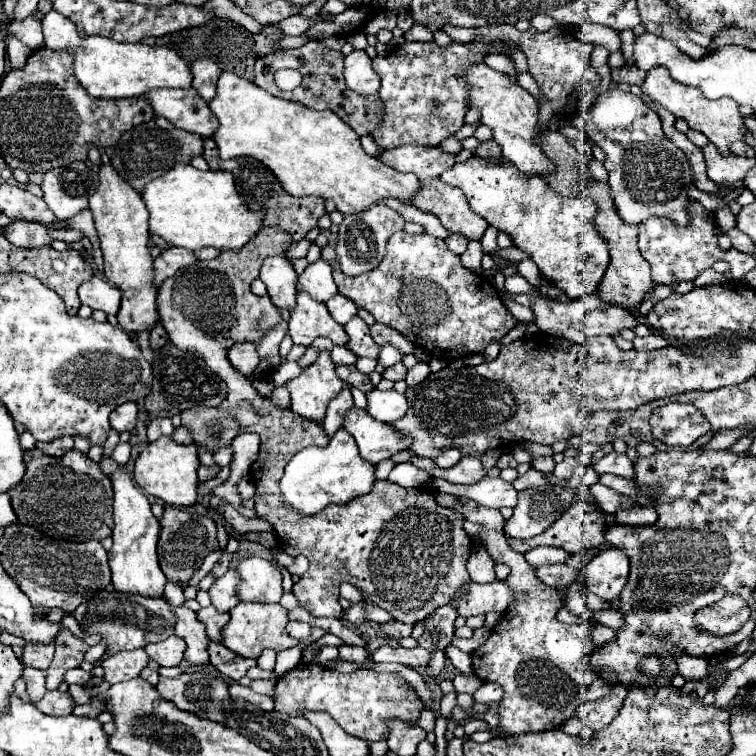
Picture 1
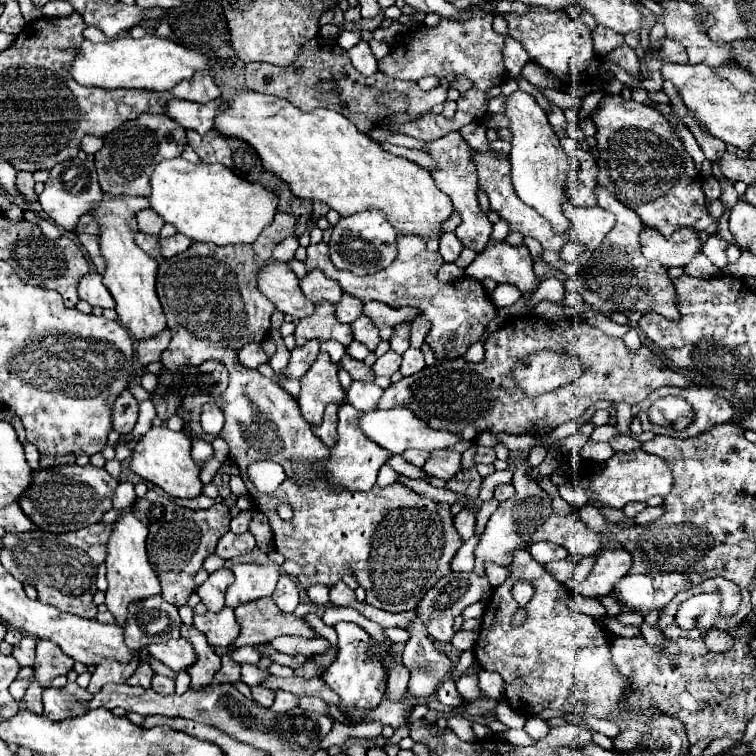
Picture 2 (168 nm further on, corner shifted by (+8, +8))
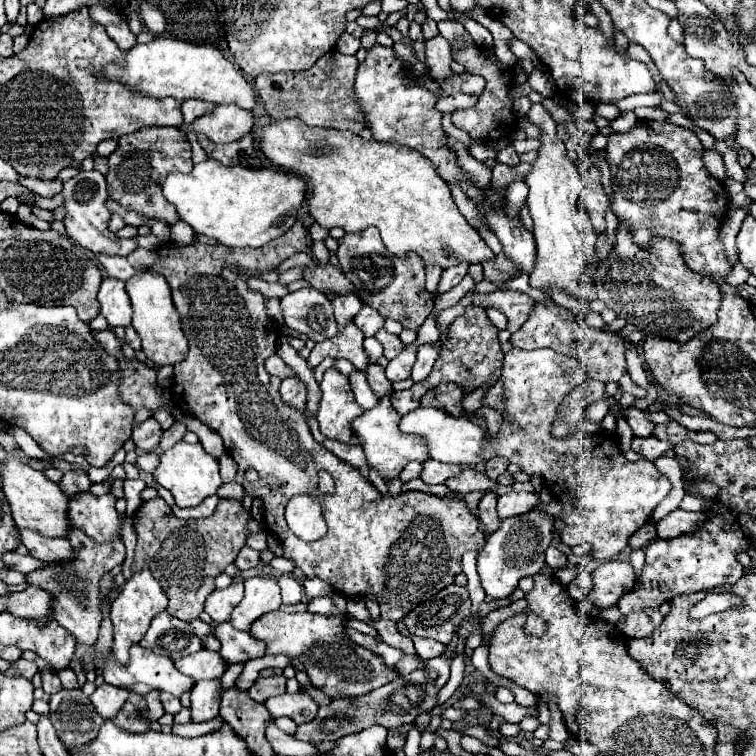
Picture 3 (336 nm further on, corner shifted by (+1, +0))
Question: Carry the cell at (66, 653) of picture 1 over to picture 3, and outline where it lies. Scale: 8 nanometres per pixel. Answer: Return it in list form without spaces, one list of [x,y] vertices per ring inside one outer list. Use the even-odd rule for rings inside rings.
[[[49,667],[45,671],[41,671],[41,681],[43,681],[43,691],[47,695],[55,695],[55,693],[59,693],[63,689],[57,671],[51,671]]]

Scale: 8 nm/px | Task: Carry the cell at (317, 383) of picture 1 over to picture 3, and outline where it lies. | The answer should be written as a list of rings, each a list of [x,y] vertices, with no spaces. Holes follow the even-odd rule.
[[[331,367],[319,383],[319,389],[321,401],[317,409],[317,423],[321,433],[329,439],[339,439],[343,443],[357,443],[351,433],[351,421],[359,413],[363,413],[363,409],[355,403],[347,377]]]

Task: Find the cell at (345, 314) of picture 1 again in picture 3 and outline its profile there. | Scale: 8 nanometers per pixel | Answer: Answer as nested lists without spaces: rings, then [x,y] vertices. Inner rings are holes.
[[[363,305],[363,309],[355,315],[353,323],[363,331],[365,337],[373,337],[375,331],[379,331],[383,327],[383,317],[377,311],[371,311],[371,307]]]

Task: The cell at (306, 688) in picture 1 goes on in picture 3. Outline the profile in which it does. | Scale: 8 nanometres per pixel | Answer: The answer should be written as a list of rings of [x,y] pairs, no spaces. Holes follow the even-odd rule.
[[[275,675],[275,677],[259,677],[253,687],[249,689],[251,699],[263,703],[263,699],[275,697],[275,695],[283,695],[285,693],[285,683],[287,677],[285,675]]]

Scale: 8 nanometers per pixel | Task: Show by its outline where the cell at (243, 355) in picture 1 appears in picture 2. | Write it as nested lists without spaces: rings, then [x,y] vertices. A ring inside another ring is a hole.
[[[252,343],[252,345],[248,345],[248,347],[244,347],[242,351],[240,351],[240,363],[244,365],[244,367],[252,367],[252,369],[258,369],[262,363],[268,363],[270,361],[270,357],[262,351],[262,347],[260,345],[256,345],[256,343]]]

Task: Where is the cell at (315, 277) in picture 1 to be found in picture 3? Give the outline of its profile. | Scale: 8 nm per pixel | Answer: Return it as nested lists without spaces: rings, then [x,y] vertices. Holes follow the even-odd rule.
[[[347,293],[347,295],[337,295],[331,299],[333,305],[333,315],[337,325],[343,329],[361,309],[361,301],[357,299],[355,293]]]

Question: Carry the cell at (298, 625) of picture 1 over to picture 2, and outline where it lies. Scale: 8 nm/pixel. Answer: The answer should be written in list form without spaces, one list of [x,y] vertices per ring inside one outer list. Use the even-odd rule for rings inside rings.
[[[282,575],[278,585],[276,585],[276,591],[274,591],[272,599],[284,613],[292,613],[298,605],[298,587],[296,587],[296,583],[288,575]]]

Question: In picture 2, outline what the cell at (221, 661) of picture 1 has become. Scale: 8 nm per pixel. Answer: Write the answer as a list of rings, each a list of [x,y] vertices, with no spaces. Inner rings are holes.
[[[222,655],[222,669],[216,673],[216,683],[238,683],[240,681],[240,665],[232,661],[230,655]]]

